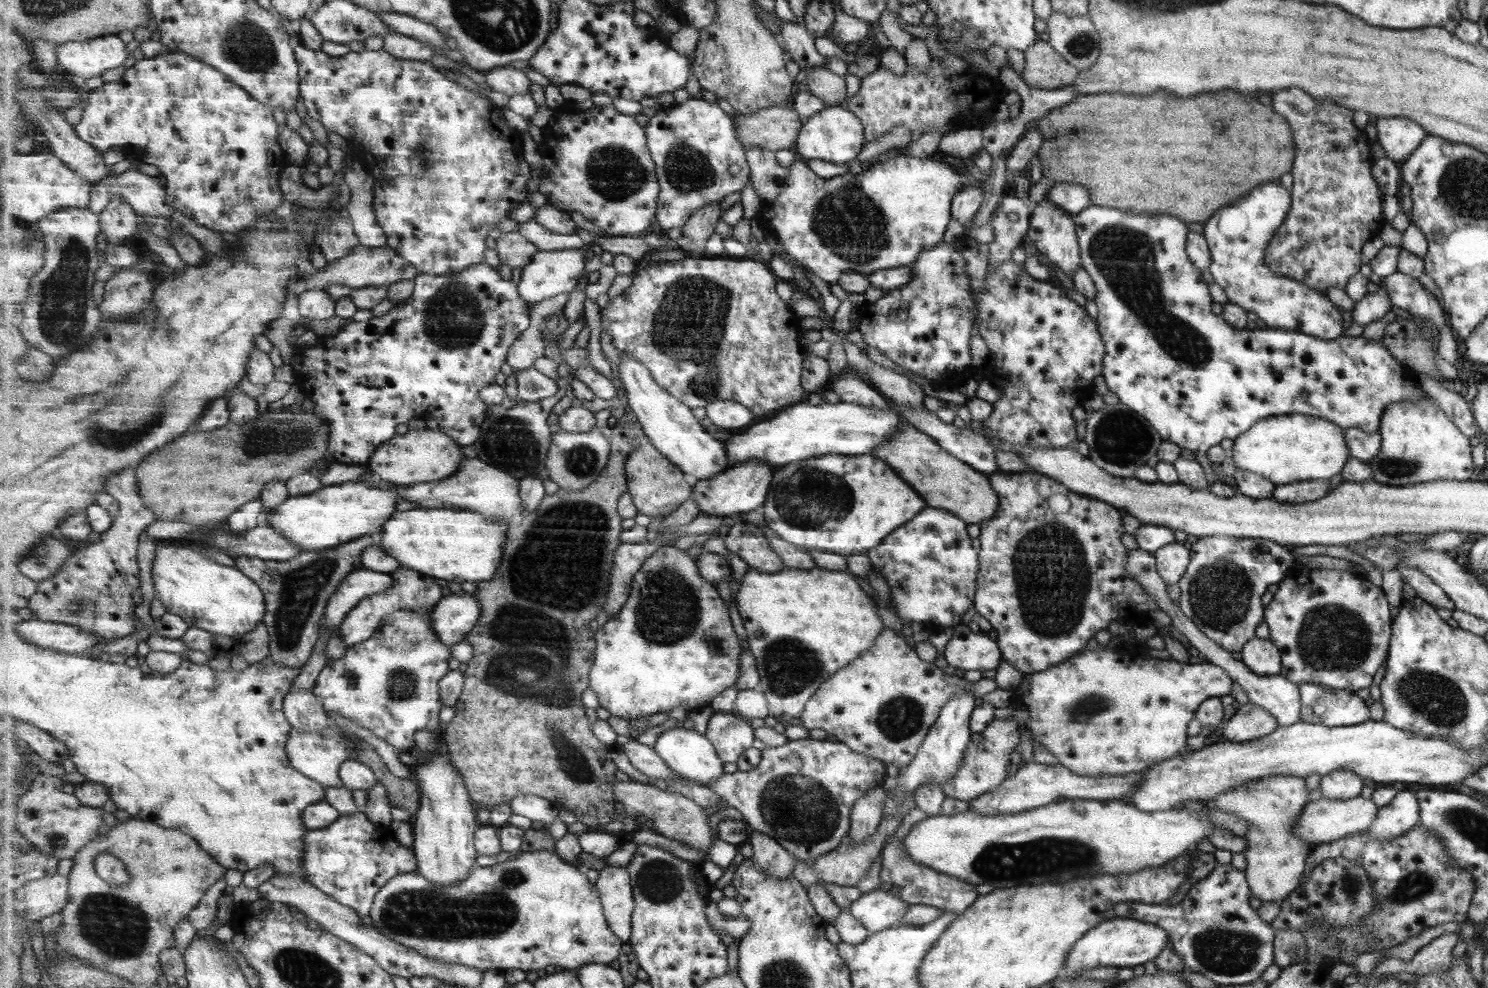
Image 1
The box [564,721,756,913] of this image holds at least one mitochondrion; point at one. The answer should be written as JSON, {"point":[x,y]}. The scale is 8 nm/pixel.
{"point":[659,882]}

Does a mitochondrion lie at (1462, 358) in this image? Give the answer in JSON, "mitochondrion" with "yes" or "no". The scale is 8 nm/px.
{"mitochondrion":"no"}

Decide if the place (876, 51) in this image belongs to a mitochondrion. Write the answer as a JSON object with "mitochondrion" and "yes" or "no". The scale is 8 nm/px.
{"mitochondrion":"no"}

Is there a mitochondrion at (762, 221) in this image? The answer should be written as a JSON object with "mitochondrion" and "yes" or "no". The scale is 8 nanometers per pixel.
{"mitochondrion":"no"}

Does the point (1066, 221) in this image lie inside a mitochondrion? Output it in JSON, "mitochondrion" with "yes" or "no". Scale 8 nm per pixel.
{"mitochondrion":"no"}

